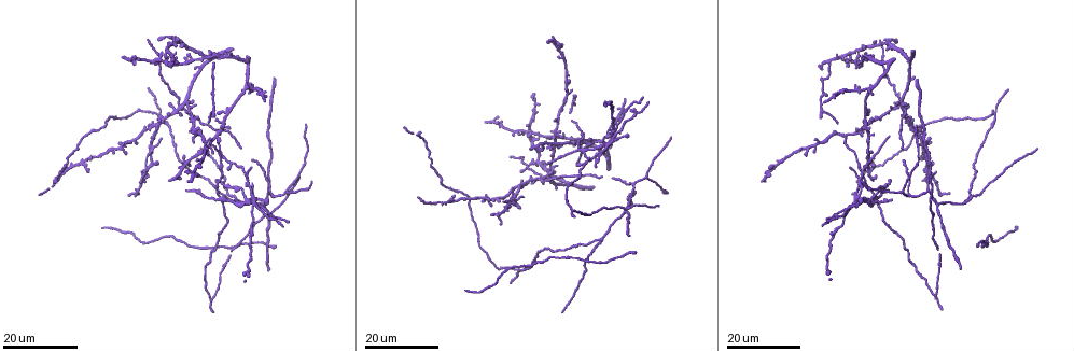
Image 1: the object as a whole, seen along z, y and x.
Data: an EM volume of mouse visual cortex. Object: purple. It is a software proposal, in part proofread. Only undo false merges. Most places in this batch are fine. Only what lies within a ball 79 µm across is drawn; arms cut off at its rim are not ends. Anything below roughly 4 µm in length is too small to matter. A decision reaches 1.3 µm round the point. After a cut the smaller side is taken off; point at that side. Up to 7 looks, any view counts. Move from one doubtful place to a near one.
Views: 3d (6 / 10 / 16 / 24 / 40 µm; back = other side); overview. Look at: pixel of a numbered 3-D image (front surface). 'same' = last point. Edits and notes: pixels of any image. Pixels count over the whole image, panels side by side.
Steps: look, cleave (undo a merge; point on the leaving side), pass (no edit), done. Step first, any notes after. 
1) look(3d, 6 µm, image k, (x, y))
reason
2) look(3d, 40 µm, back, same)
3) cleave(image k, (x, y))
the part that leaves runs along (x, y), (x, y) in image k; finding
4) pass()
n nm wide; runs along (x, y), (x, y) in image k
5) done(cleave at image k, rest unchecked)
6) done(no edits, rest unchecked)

look(3d, 16 µm, image 1, (931, 213))
two arms in line, one across

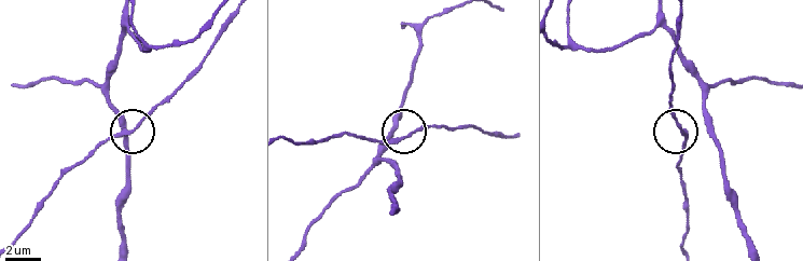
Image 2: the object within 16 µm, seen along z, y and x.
look(3d, 10 µm, image 2, (686, 134))
closer look

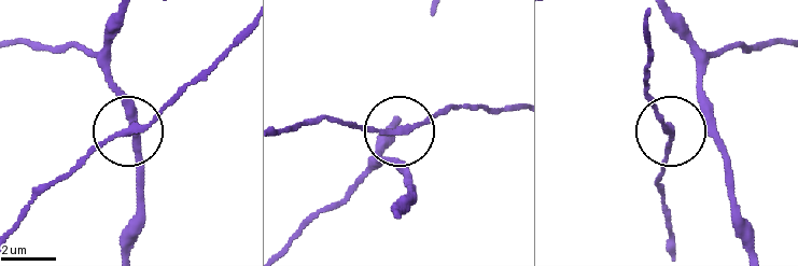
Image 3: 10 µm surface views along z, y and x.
pass()
runs along (13, 224), (89, 155), (145, 127), (178, 95) in image 3; continuous, no second cell

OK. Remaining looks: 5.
look(3d, 16 µm, image 1, (217, 199))
three arms meet

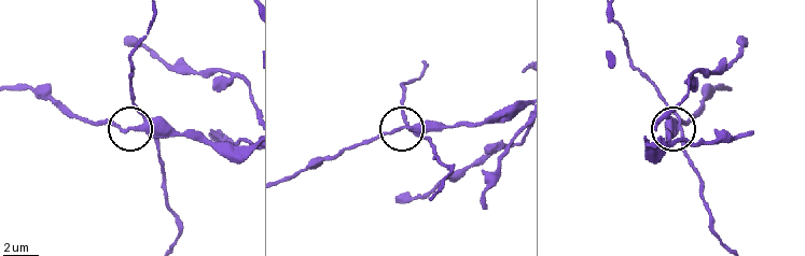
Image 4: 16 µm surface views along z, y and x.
look(3d, 10 µm, image 4, (136, 127))
zoom in

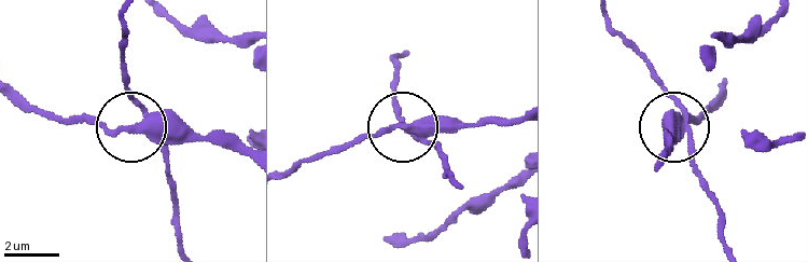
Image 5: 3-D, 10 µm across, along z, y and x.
cleave(image 5, (108, 133))
3 arms; the part that leaves runs along (426, 134), (520, 120) in image 5; a second cell is stuck on

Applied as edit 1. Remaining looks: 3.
look(overview)

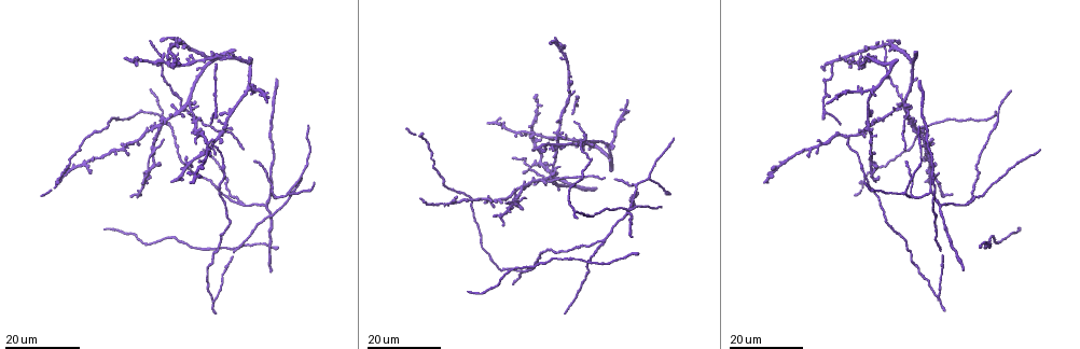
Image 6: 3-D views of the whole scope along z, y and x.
look(3d, 16 µm, image 6, (181, 106))
four or more arms meet

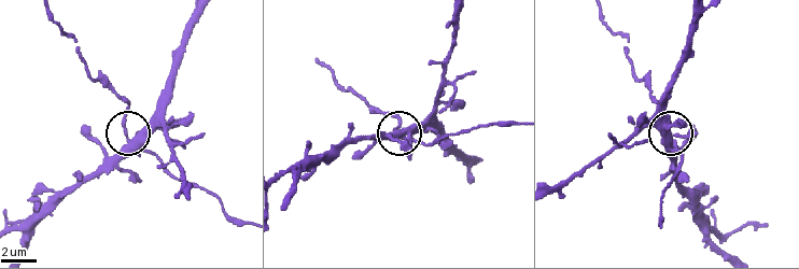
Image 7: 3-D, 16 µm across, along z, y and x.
look(3d, 6 µm, image 7, (673, 145))

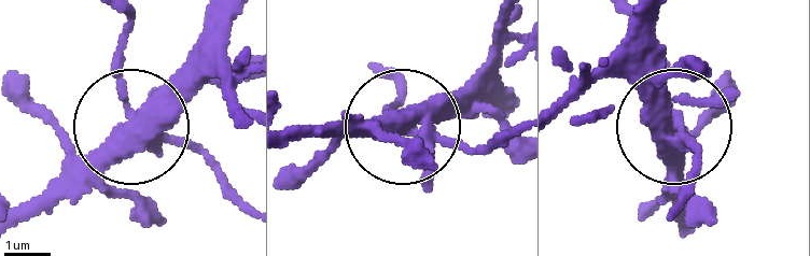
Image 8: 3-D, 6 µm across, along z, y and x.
pass()
400 nm wide; runs along (231, 9), (204, 55), (138, 117), (122, 90), (122, 25) in image 8; all the same cell

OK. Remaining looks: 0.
done(cleave at image 5, rest unchecked)

